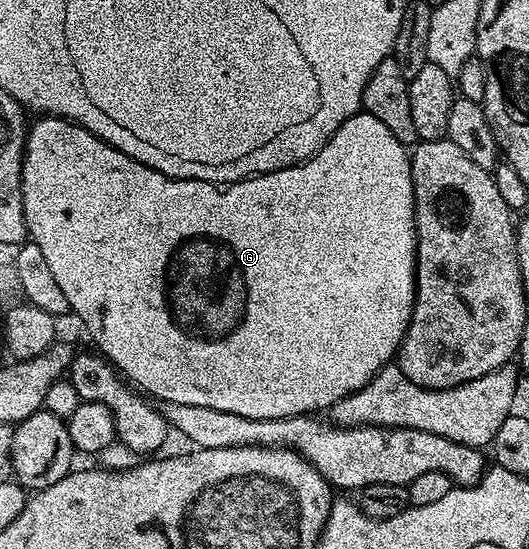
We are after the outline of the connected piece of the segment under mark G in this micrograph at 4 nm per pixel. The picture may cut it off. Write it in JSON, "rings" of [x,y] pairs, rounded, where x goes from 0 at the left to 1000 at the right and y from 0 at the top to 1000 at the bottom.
{"rings":[[[684,200],[673,204],[664,215],[656,215],[656,222],[648,222],[648,230],[641,230],[641,237],[633,237],[629,250],[588,290],[573,293],[571,299],[518,313],[499,313],[495,321],[469,321],[465,328],[446,328],[442,335],[420,339],[389,328],[331,328],[323,321],[310,321],[301,310],[282,306],[276,299],[265,299],[255,288],[217,273],[200,255],[187,253],[163,233],[151,233],[147,226],[138,226],[130,219],[85,211],[70,215],[64,226],[60,220],[47,251],[47,293],[40,299],[40,352],[43,353],[47,410],[55,415],[53,435],[66,448],[74,448],[74,455],[81,455],[81,472],[89,475],[89,486],[96,490],[104,514],[112,514],[132,563],[142,576],[146,568],[147,579],[161,588],[170,616],[183,625],[181,639],[197,648],[246,701],[257,703],[268,716],[280,718],[297,732],[314,729],[325,736],[391,740],[484,765],[537,765],[543,758],[597,752],[597,743],[628,745],[629,738],[641,734],[652,721],[690,705],[711,685],[715,674],[726,670],[758,639],[758,625],[781,577],[781,541],[788,530],[784,508],[788,499],[788,413],[781,395],[781,326],[777,324],[773,286],[775,279],[769,275],[767,264],[758,262],[754,251],[747,251],[747,244],[739,244],[739,237],[732,237],[732,230],[724,230],[724,222],[716,222],[716,215]]]}

